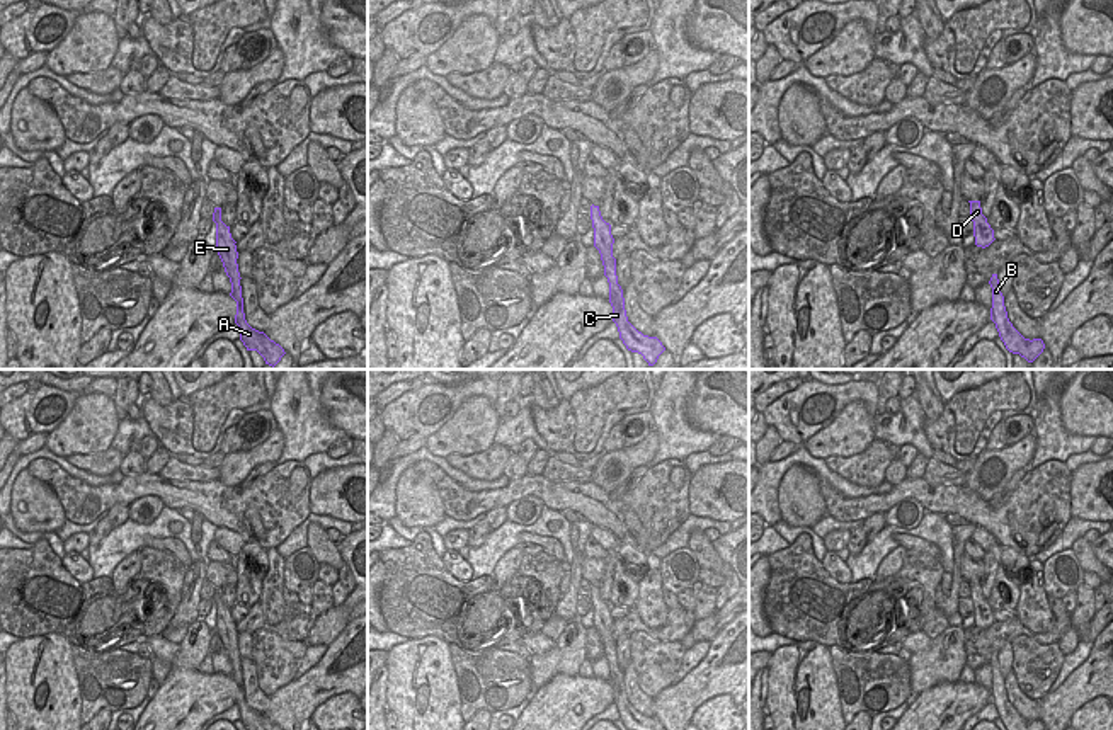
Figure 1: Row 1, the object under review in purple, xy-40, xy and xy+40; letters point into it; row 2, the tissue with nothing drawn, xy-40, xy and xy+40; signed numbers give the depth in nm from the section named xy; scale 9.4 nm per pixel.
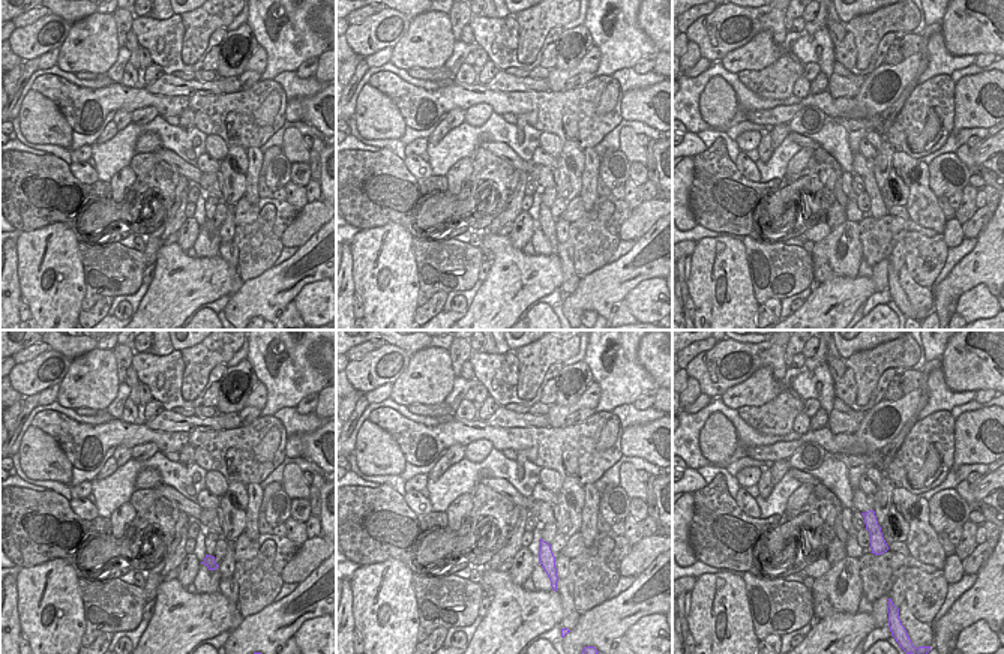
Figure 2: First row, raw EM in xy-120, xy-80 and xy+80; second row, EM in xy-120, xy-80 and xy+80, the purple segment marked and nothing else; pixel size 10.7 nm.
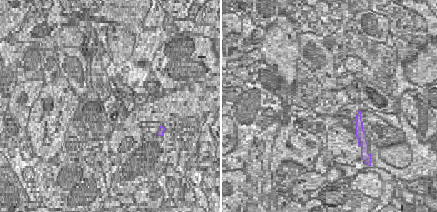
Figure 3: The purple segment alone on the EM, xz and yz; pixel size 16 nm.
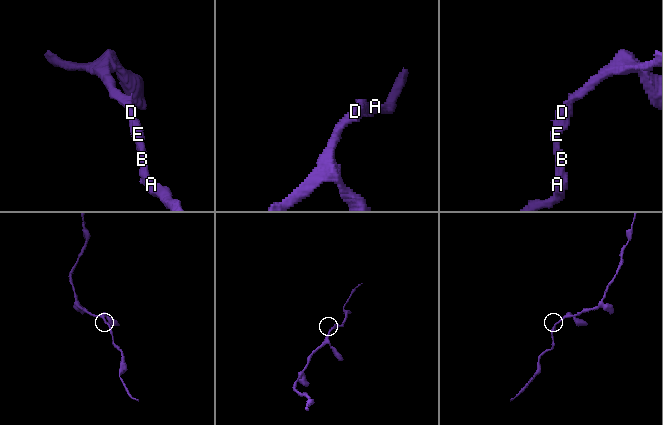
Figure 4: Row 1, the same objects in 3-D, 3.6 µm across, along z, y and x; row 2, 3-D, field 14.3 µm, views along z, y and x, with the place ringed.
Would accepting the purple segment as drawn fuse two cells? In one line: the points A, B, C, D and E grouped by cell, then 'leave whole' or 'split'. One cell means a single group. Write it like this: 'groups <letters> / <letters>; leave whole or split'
groups A B C D E; leave whole

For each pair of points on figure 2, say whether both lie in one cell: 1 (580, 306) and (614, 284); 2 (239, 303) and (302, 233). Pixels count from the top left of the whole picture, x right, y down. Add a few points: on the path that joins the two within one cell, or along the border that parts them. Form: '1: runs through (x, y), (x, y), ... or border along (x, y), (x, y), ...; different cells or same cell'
1: runs through (589, 297), (605, 288); same cell
2: border along (320, 227), (299, 248); different cells

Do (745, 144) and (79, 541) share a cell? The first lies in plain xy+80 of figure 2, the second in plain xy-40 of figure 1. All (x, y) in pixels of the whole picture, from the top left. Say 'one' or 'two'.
one

